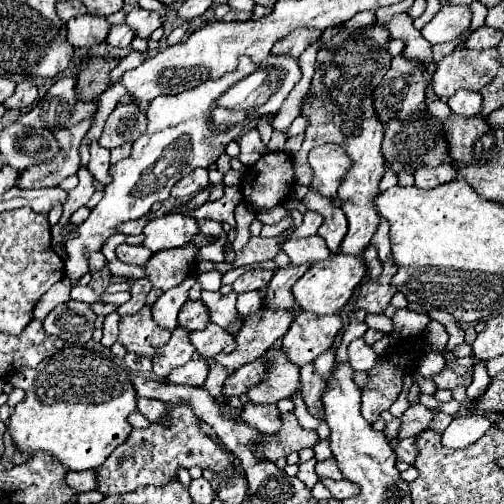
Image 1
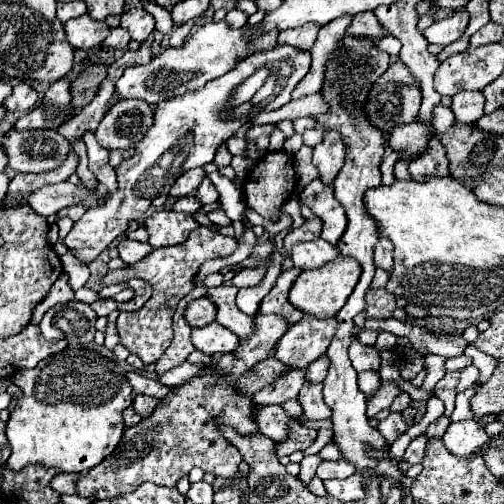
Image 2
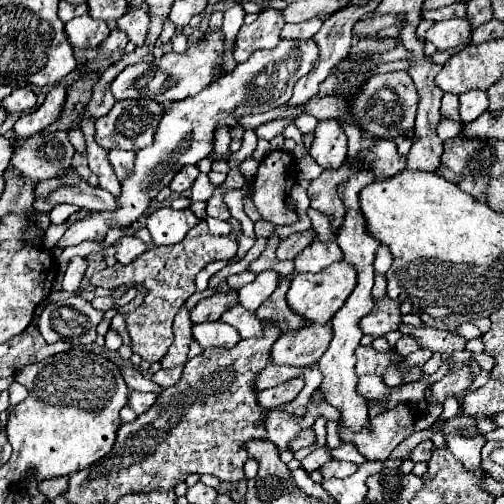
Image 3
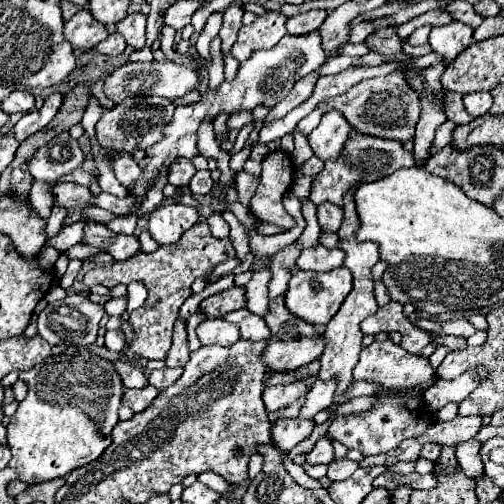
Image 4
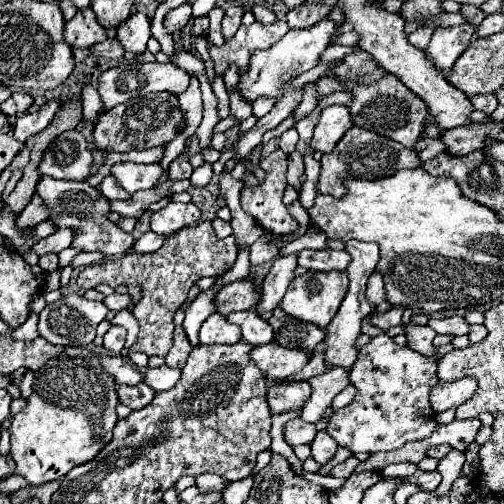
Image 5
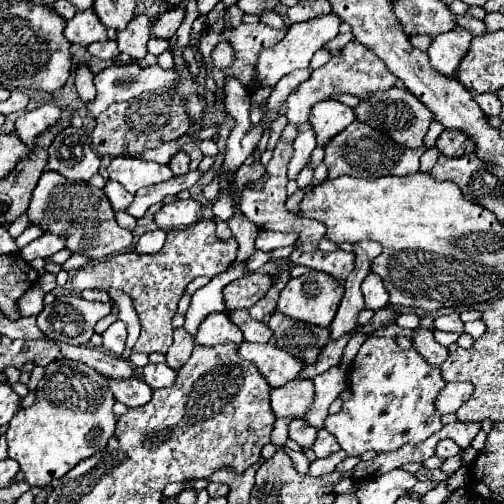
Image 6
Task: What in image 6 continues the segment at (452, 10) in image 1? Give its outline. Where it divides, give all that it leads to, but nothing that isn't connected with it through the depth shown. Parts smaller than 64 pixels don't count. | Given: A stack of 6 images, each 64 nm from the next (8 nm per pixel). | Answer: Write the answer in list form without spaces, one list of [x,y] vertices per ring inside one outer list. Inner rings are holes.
[[[456,26],[450,32],[438,34],[428,48],[428,56],[430,56],[432,66],[438,72],[442,72],[444,76],[452,78],[456,74],[460,60],[464,58],[464,52],[468,52],[472,38],[474,38],[472,32],[466,28],[460,28],[460,26]]]

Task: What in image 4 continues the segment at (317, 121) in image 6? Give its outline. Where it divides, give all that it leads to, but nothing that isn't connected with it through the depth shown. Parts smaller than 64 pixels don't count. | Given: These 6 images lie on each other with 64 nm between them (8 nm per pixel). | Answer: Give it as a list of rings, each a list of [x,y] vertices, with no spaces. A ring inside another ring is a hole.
[[[340,112],[324,114],[318,128],[314,128],[308,136],[314,156],[318,156],[320,160],[336,160],[344,150],[350,132],[352,128],[344,120],[344,116],[340,116]]]

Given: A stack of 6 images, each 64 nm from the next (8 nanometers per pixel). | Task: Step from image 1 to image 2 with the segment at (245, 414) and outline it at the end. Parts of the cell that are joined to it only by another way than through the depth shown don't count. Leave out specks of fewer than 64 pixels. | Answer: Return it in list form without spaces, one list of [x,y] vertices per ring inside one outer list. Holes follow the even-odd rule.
[[[254,406],[252,414],[258,424],[258,430],[264,436],[268,436],[274,442],[284,440],[284,432],[290,416],[280,406]]]

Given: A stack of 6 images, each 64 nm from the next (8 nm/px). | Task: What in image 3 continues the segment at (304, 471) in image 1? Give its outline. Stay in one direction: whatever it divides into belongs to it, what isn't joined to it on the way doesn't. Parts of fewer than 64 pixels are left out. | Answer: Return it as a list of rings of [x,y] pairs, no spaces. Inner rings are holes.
[[[322,446],[322,448],[318,448],[318,450],[314,450],[314,452],[310,452],[304,460],[302,460],[302,468],[310,474],[310,472],[314,472],[314,470],[318,470],[324,462],[328,462],[330,460],[330,450],[328,450],[328,446]]]

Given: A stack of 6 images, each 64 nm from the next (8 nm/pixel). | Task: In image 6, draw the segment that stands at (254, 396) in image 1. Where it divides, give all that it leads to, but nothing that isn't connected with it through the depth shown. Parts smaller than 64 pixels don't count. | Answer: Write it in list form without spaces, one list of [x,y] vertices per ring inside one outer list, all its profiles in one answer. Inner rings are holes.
[[[292,380],[280,388],[270,388],[270,404],[274,416],[302,418],[314,400],[312,380]]]

